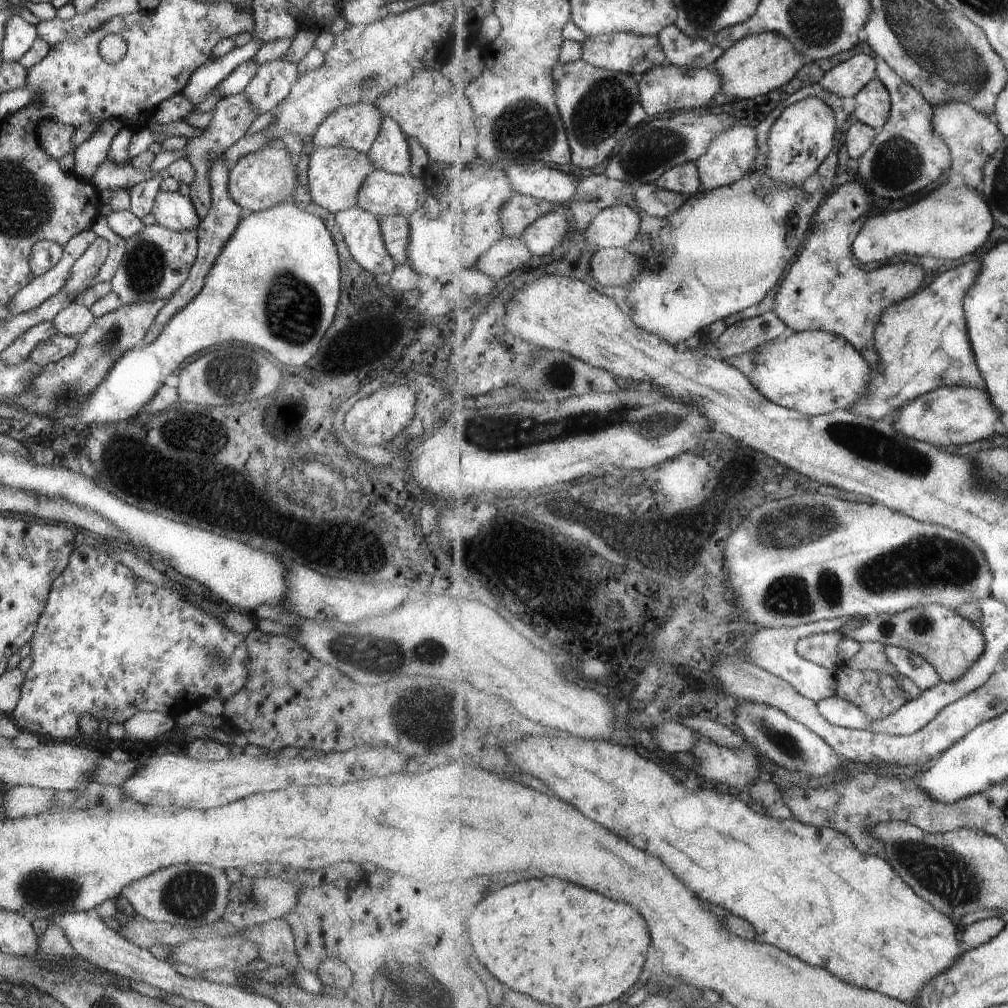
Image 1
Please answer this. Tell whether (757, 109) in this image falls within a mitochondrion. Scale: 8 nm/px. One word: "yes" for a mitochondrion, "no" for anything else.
no

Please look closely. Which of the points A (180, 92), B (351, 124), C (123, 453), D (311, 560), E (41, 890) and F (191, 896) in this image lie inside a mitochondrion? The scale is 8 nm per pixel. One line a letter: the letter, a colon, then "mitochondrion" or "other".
A: other
B: other
C: other
D: other
E: mitochondrion
F: mitochondrion

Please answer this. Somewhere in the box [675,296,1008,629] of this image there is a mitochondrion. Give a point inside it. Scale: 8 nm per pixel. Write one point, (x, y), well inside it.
(927, 559)

